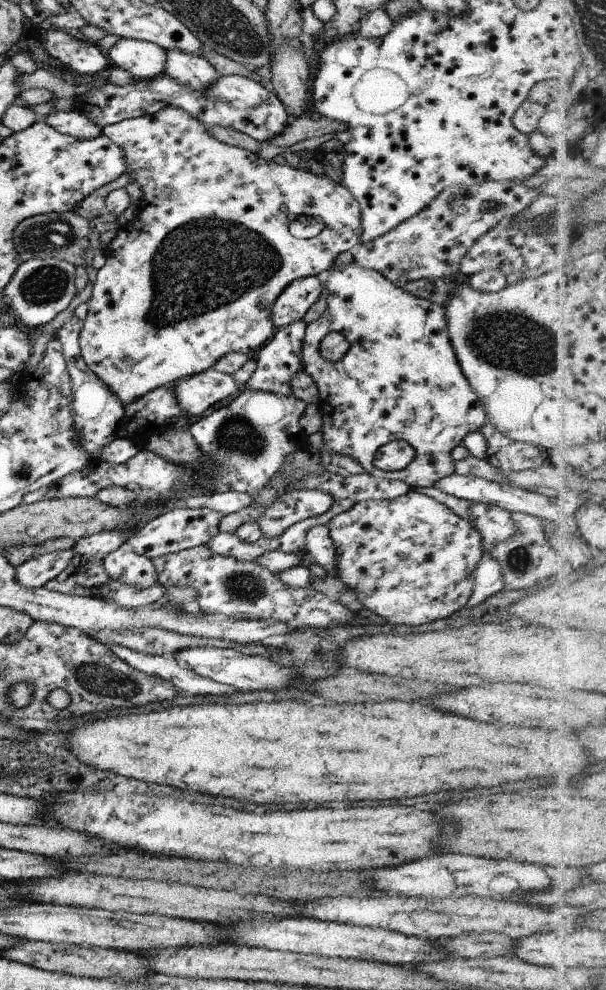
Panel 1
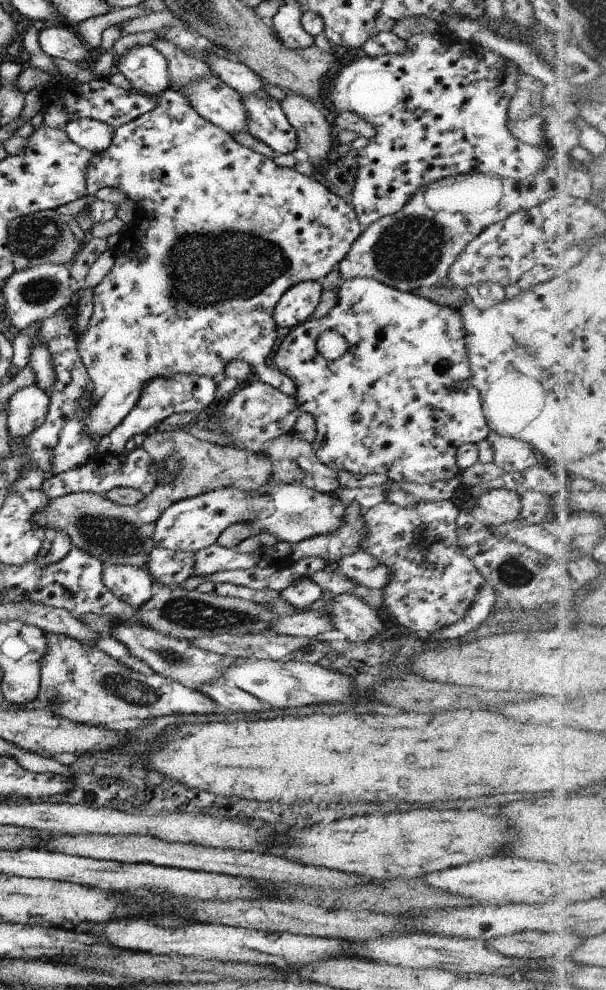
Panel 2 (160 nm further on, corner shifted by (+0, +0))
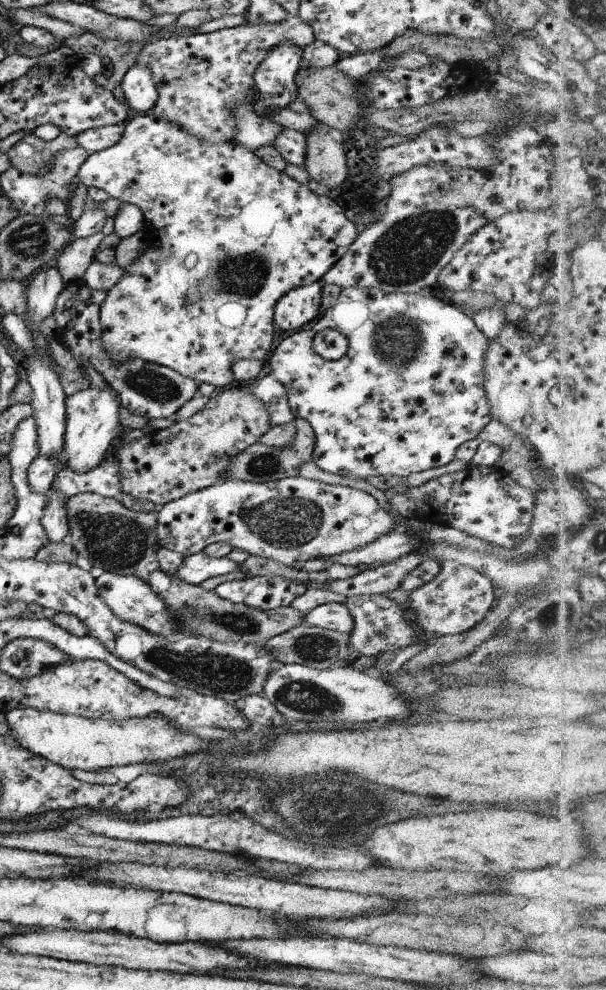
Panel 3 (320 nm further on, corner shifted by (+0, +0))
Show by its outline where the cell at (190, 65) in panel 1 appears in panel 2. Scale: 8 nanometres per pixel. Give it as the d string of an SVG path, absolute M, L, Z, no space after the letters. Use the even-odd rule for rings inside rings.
M217 76L191 80L181 94L203 120L229 135L247 131L241 95Z

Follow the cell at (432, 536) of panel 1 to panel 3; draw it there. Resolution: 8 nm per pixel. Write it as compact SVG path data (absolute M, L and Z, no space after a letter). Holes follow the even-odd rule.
M441 561L439 572L433 580L423 582L419 588L409 591L404 607L414 612L411 619L423 632L439 637L452 636L473 628L486 616L494 603L493 591L490 581L473 568L452 561Z

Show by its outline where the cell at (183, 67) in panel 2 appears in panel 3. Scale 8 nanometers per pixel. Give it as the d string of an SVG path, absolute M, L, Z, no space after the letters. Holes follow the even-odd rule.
M287 16L286 20L276 24L257 25L243 24L235 28L223 28L210 34L194 34L187 37L172 36L147 43L137 52L135 63L148 69L157 99L152 109L154 118L176 123L176 126L188 134L195 136L206 144L217 145L231 143L236 134L236 124L230 109L234 105L252 105L257 90L254 86L253 74L267 54L282 43L291 44L297 49L303 49L314 40L312 31L298 17Z

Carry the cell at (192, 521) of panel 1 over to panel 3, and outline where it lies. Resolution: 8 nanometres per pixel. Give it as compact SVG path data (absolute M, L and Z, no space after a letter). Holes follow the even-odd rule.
M289 477L267 483L225 479L157 508L155 534L160 548L189 556L215 542L225 542L249 555L273 560L287 567L311 558L327 558L361 548L379 536L396 530L397 522L372 496L345 486L329 486L301 477Z

